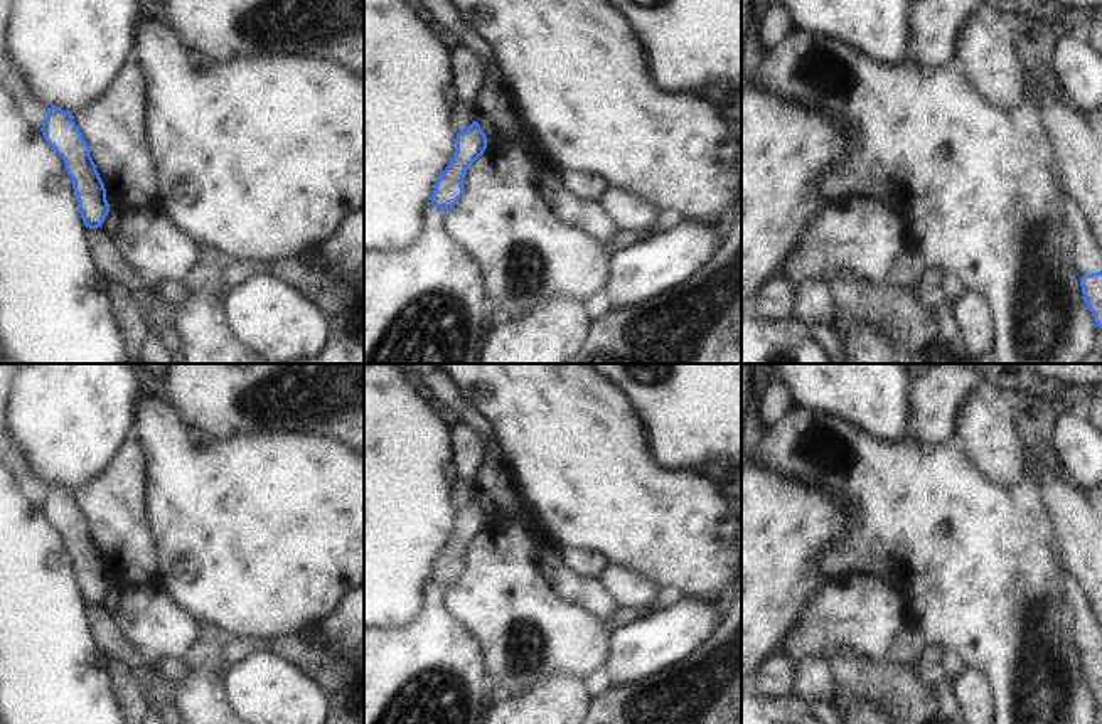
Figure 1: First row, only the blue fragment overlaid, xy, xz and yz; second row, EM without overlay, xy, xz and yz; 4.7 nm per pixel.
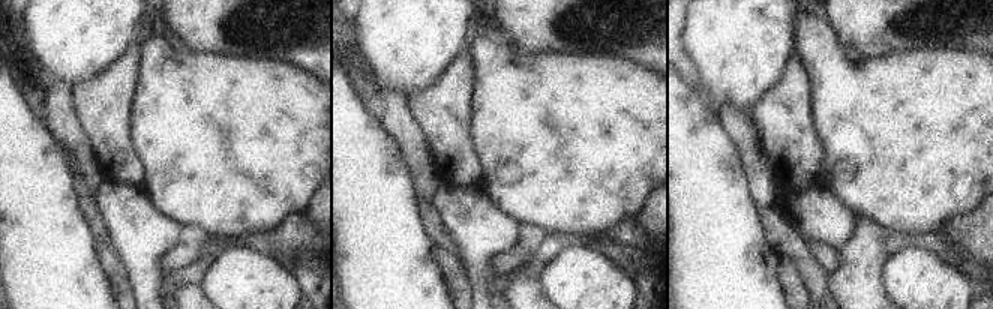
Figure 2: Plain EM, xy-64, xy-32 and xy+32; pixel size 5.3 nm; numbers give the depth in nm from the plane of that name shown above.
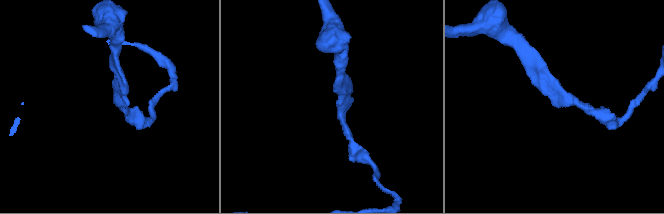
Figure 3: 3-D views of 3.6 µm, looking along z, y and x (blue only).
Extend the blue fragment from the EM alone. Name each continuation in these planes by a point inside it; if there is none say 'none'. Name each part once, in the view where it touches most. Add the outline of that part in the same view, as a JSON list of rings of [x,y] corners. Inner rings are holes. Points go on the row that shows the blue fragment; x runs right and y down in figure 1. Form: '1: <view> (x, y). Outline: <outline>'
none

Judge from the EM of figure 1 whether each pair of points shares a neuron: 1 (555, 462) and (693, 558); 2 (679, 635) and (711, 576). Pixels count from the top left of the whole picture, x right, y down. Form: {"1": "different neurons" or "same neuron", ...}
{"1": "same neuron", "2": "different neurons"}

